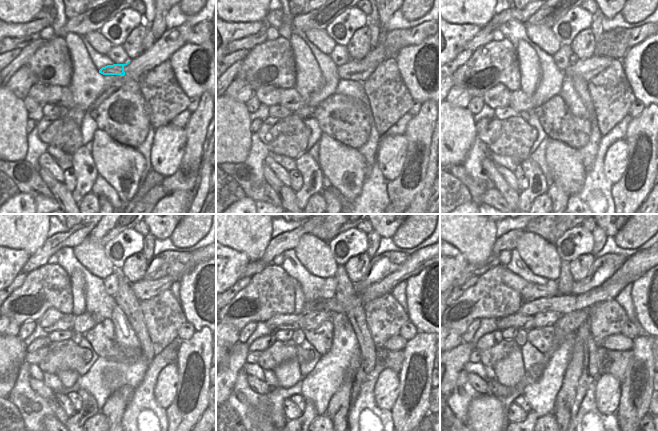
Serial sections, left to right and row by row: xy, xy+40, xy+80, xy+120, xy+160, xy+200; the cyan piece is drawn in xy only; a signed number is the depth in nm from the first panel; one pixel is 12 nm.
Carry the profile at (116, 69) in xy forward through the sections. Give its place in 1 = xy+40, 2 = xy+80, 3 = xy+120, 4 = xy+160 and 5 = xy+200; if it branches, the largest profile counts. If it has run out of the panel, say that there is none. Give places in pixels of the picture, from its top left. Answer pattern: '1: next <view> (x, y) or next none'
1: next xy+40 (359, 70)
2: next xy+80 (587, 68)
3: next xy+120 (145, 289)
4: next xy+160 (417, 261)
5: next xy+200 (642, 261)

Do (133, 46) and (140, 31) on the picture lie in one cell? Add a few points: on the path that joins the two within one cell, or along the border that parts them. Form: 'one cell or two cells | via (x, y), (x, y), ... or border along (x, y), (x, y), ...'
one cell | via (134, 42), (137, 35)

